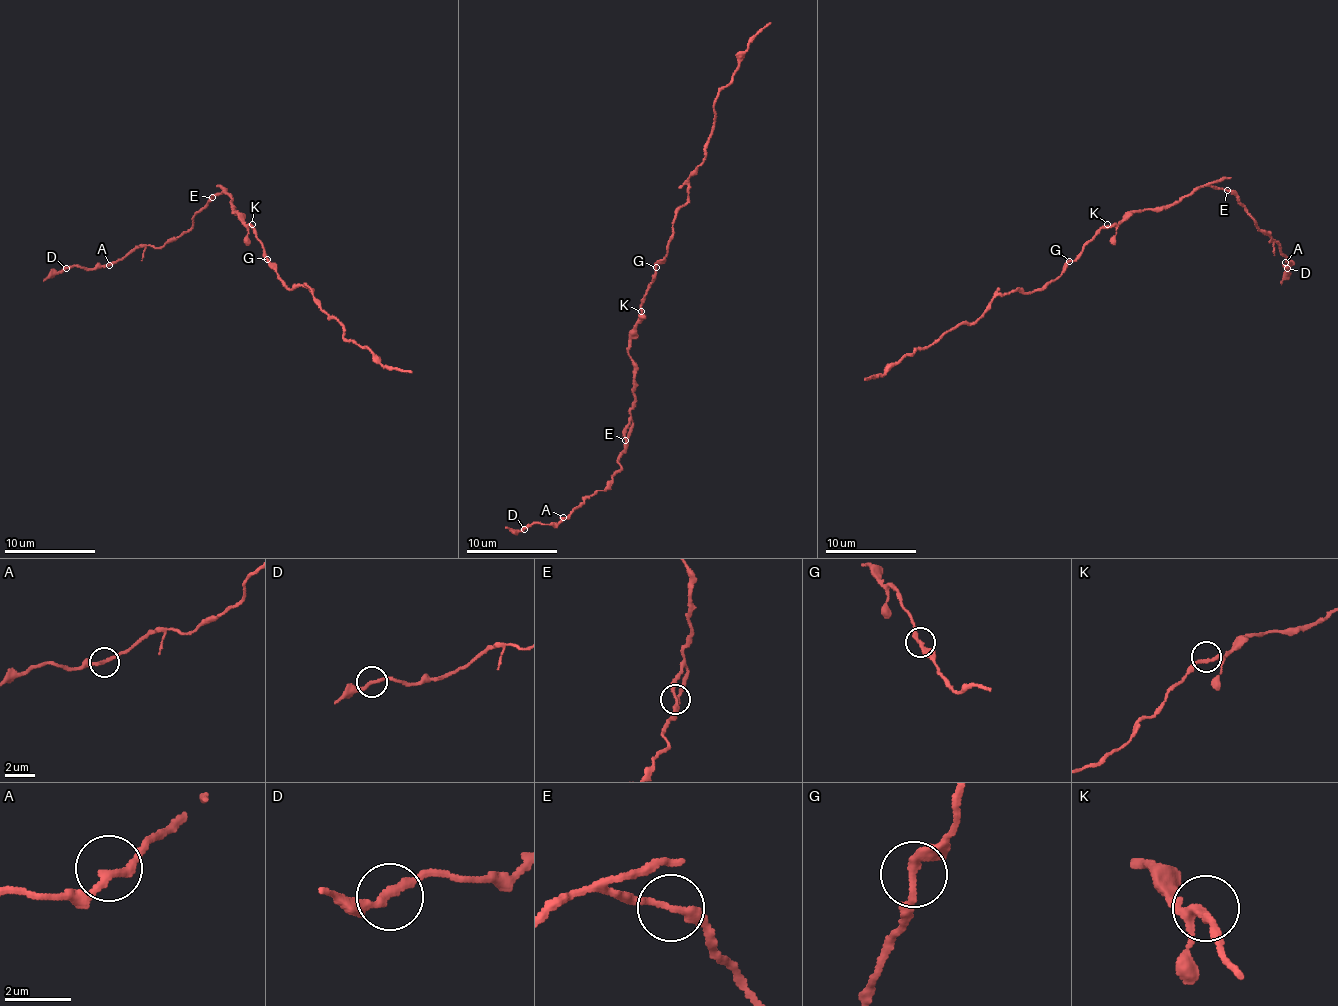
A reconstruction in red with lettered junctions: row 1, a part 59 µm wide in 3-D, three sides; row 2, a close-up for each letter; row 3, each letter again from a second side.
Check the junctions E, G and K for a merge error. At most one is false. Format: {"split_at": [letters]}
{"split_at": ["E"]}

